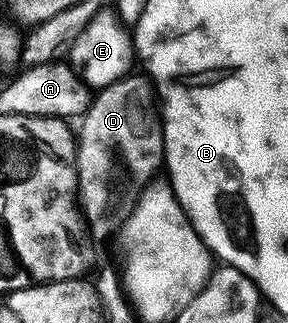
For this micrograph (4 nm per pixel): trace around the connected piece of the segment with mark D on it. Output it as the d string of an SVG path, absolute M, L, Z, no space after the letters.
M129 73L108 87L99 88L88 110L79 120L81 123L80 131L78 127L75 162L78 201L82 206L82 213L91 234L93 236L96 234L100 239L106 238L111 233L112 223L119 224L127 216L130 204L151 182L155 176L152 174L157 168L161 168L164 161L164 124L158 114L157 104L154 102L154 84L151 78L140 75Z

